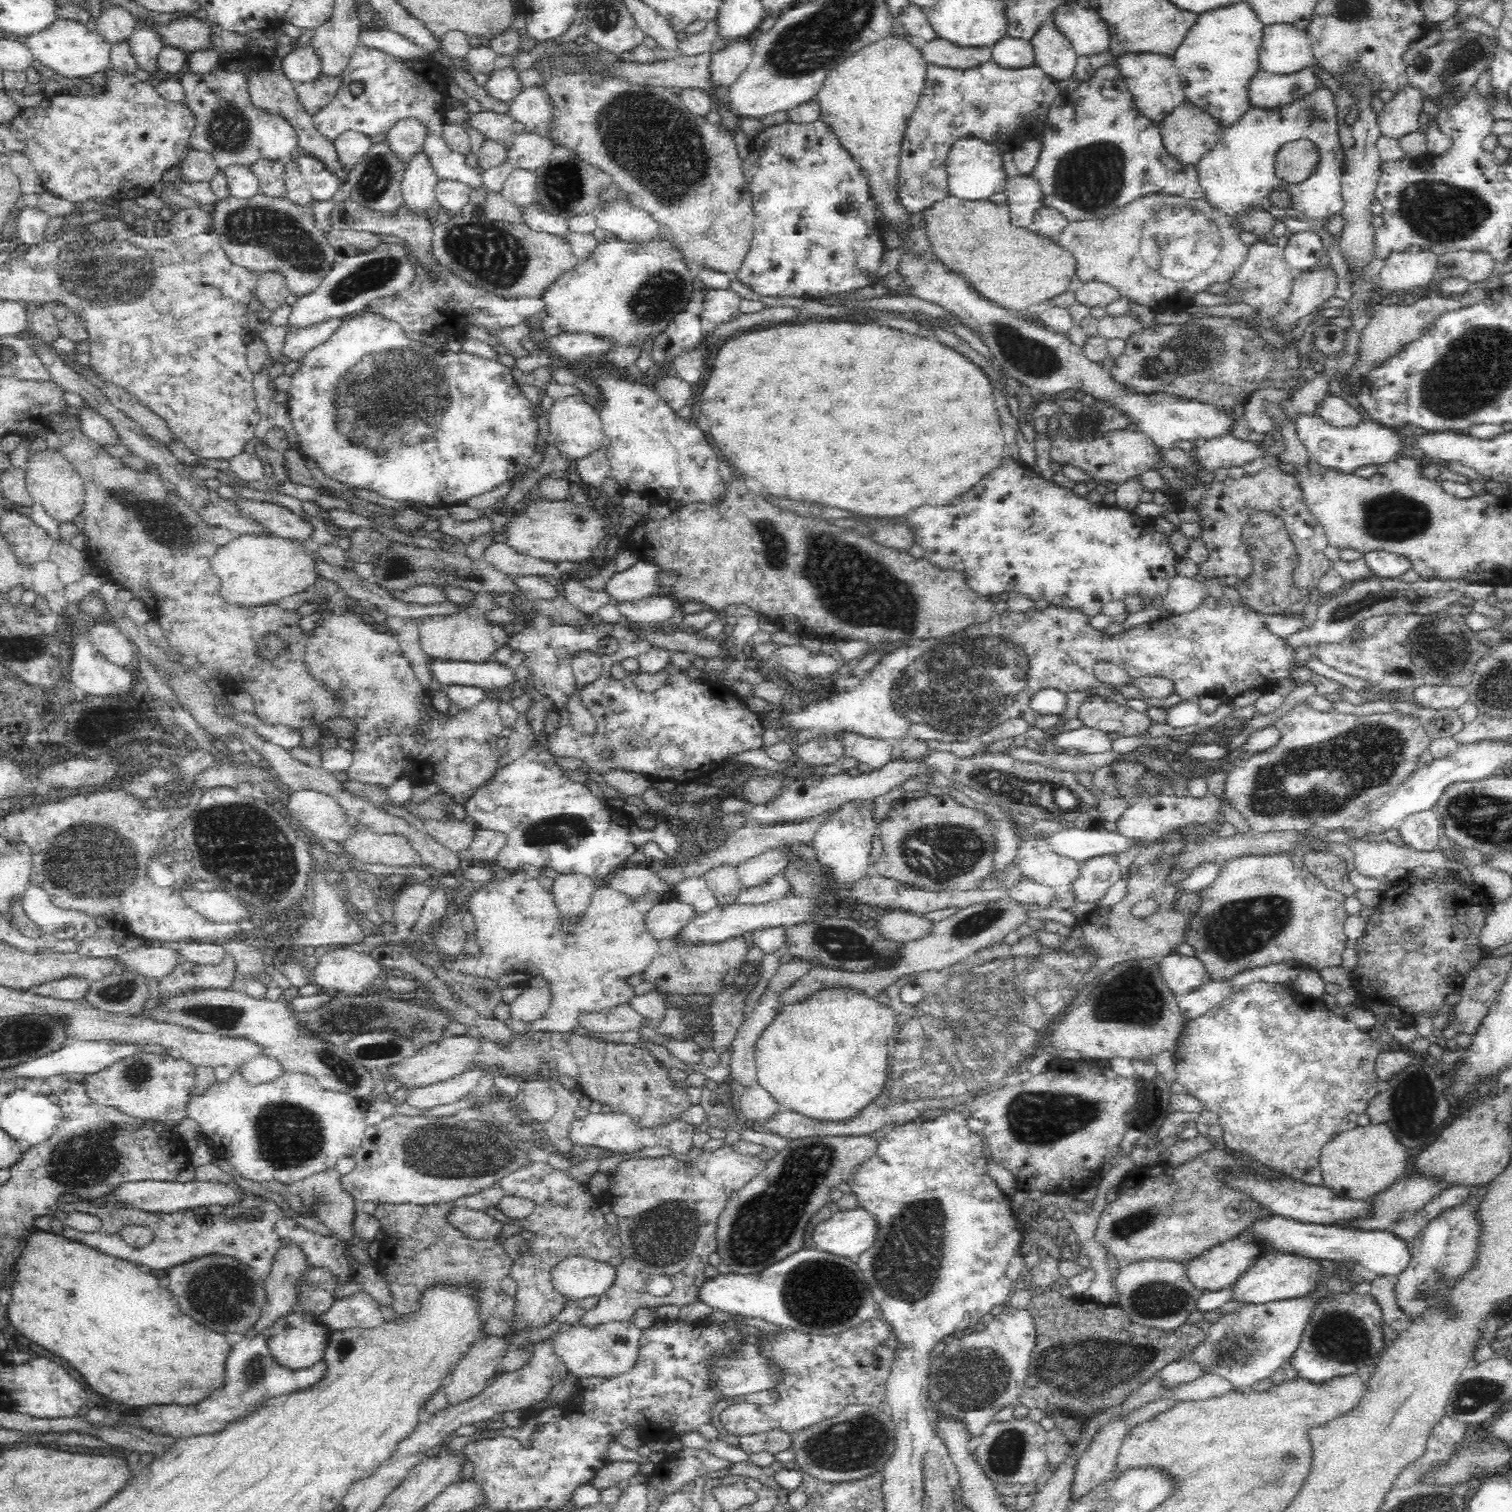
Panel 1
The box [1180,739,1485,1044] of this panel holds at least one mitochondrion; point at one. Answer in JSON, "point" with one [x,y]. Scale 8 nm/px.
{"point":[1237,931]}

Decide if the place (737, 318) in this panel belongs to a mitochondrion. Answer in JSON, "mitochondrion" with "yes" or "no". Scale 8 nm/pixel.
{"mitochondrion":"no"}

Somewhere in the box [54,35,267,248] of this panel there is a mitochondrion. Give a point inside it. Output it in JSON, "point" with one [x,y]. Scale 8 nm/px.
{"point":[227,130]}

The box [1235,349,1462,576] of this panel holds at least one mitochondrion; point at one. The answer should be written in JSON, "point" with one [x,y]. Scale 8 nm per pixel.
{"point":[1393,517]}

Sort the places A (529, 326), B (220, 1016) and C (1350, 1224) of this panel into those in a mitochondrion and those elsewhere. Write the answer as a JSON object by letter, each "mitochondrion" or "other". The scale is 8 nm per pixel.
{"A":"other","B":"mitochondrion","C":"other"}

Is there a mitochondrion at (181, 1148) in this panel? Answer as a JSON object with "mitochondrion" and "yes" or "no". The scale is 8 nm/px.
{"mitochondrion":"no"}

